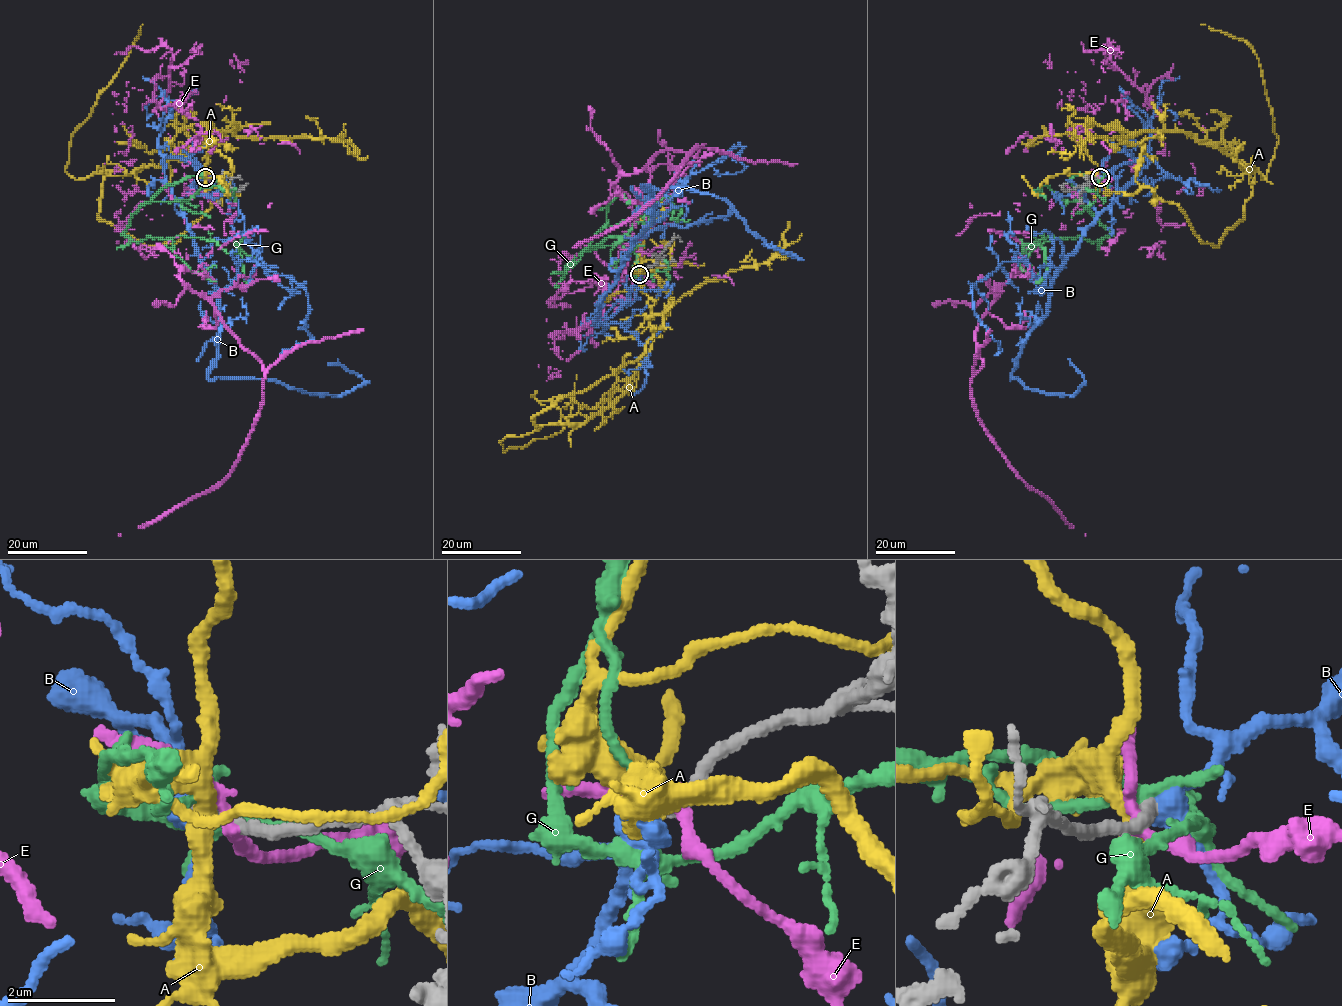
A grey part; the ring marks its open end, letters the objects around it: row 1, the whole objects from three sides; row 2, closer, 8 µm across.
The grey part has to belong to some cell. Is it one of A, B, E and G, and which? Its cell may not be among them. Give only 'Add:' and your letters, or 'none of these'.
Add: B

